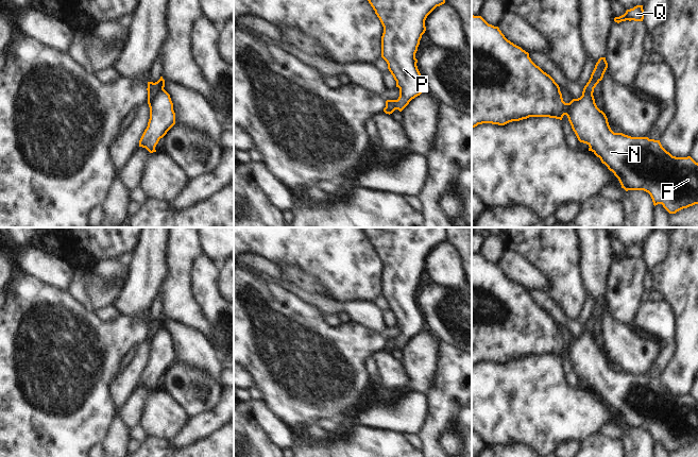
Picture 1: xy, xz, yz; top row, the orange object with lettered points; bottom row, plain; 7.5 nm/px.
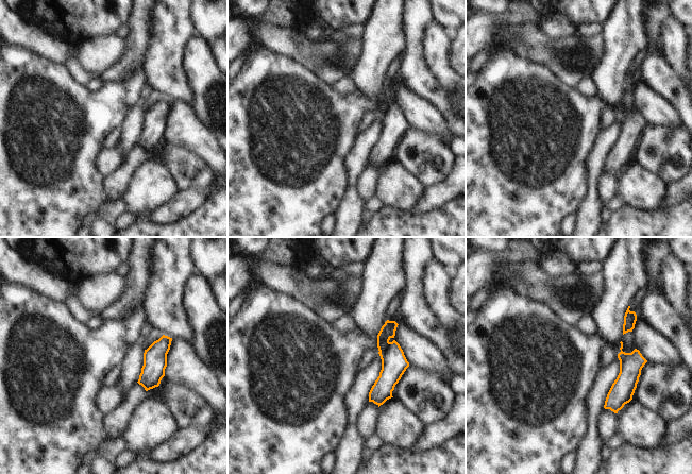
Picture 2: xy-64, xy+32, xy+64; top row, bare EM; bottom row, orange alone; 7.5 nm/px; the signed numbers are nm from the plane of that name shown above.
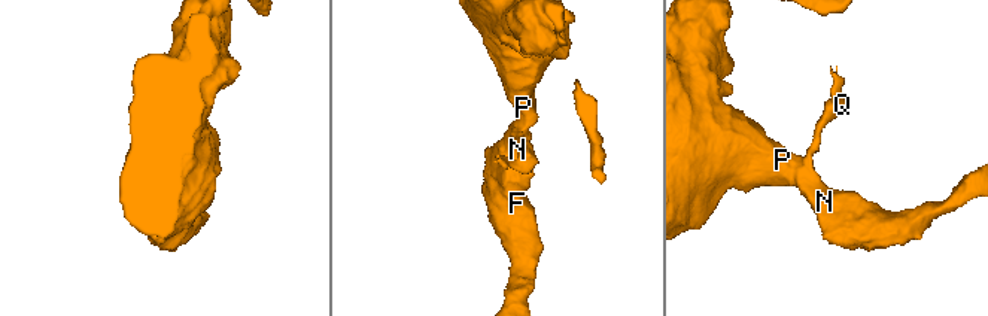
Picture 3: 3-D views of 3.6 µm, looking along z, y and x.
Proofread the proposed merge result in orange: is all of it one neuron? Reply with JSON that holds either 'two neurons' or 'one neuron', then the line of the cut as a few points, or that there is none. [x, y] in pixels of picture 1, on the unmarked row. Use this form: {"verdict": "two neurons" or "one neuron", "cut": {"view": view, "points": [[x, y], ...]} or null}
{"verdict": "two neurons", "cut": {"view": "xy", "points": [[163, 325], [148, 340]]}}

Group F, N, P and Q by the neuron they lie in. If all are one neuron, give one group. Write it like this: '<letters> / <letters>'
F N P / Q

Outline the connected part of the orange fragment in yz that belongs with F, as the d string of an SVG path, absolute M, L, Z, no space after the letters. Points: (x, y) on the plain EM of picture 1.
M472 253L472 367L482 361L505 363L529 355L562 358L564 353L567 354L578 378L590 385L589 389L599 395L601 401L614 411L626 429L648 430L653 443L662 442L669 452L676 452L683 446L698 442L698 401L691 394L673 394L662 385L660 378L614 371L606 352L597 345L595 337L588 332L565 341L559 323L531 299L528 290L508 278L498 265L489 263L481 254Z

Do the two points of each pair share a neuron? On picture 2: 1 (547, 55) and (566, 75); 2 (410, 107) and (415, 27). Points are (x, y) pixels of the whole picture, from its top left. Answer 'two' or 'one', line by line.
1: one
2: two

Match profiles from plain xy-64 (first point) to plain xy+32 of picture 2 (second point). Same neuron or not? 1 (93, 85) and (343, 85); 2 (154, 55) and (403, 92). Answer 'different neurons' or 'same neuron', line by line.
1: same neuron
2: different neurons

